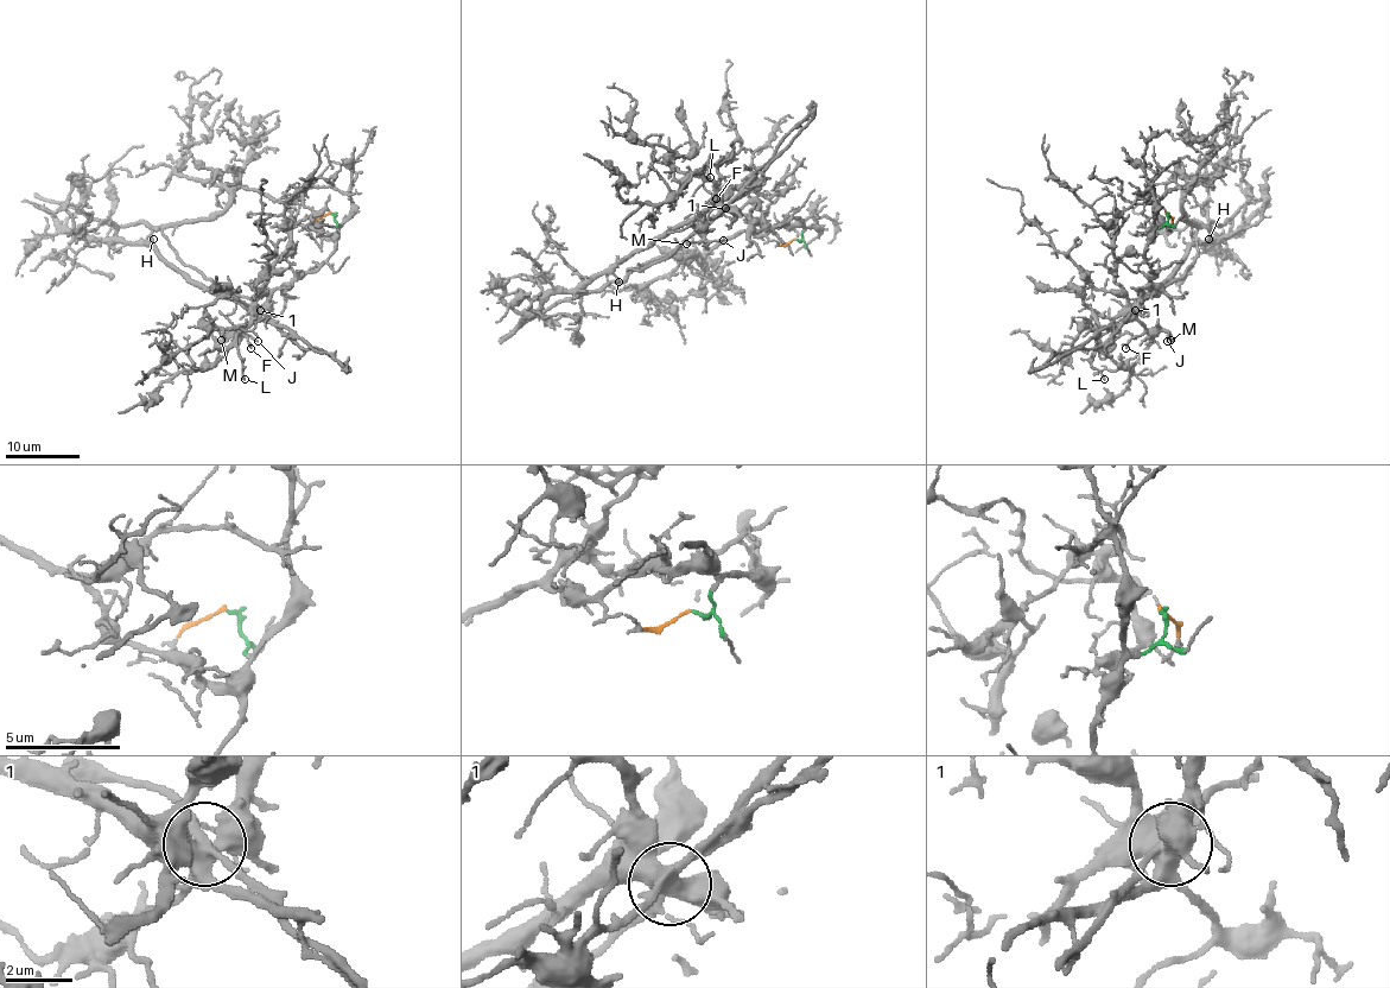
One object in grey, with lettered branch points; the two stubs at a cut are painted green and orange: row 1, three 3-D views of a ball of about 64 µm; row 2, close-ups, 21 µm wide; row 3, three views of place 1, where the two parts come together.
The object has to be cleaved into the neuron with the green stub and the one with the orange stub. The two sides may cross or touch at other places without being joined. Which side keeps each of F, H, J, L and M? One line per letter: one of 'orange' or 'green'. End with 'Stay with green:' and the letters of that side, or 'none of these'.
F: green
H: green
J: green
L: green
M: green
Stay with green: F, H, J, L, M

